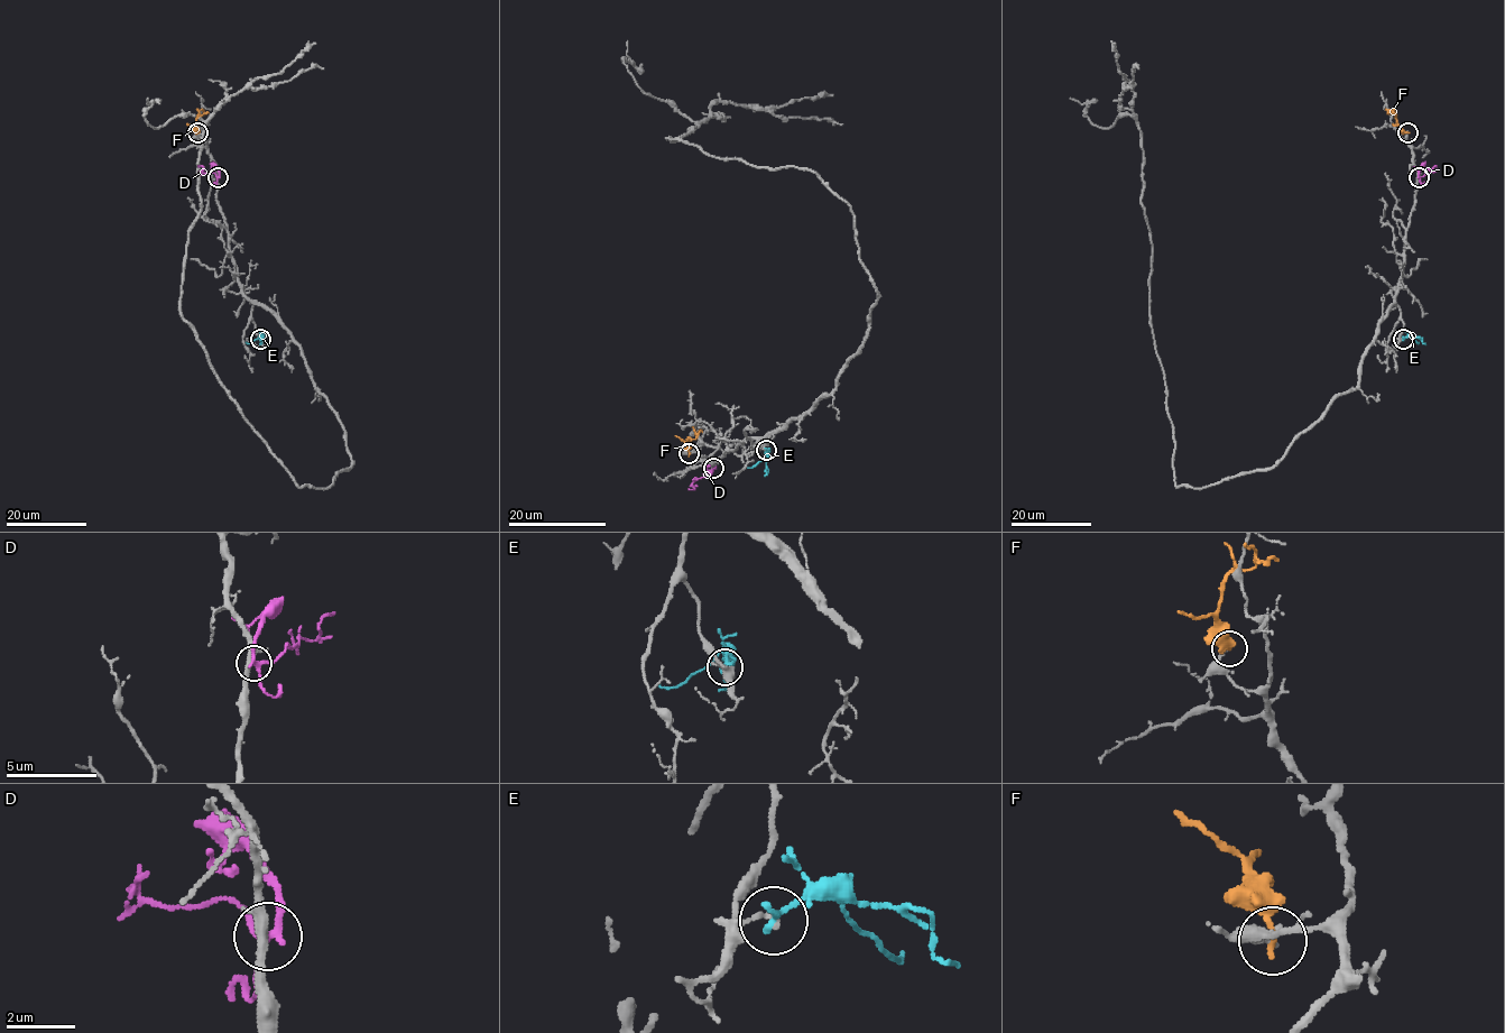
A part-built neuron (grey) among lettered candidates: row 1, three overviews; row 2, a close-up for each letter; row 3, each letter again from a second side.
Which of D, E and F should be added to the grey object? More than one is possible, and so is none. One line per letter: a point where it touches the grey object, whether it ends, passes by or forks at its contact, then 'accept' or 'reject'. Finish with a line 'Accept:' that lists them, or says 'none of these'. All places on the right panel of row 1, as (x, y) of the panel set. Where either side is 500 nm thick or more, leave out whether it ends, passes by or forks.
D: contact (1419, 177); it forks; reject
E: contact (1403, 339); it ends; reject
F: contact (1407, 132); it ends; reject
Accept: none of these

